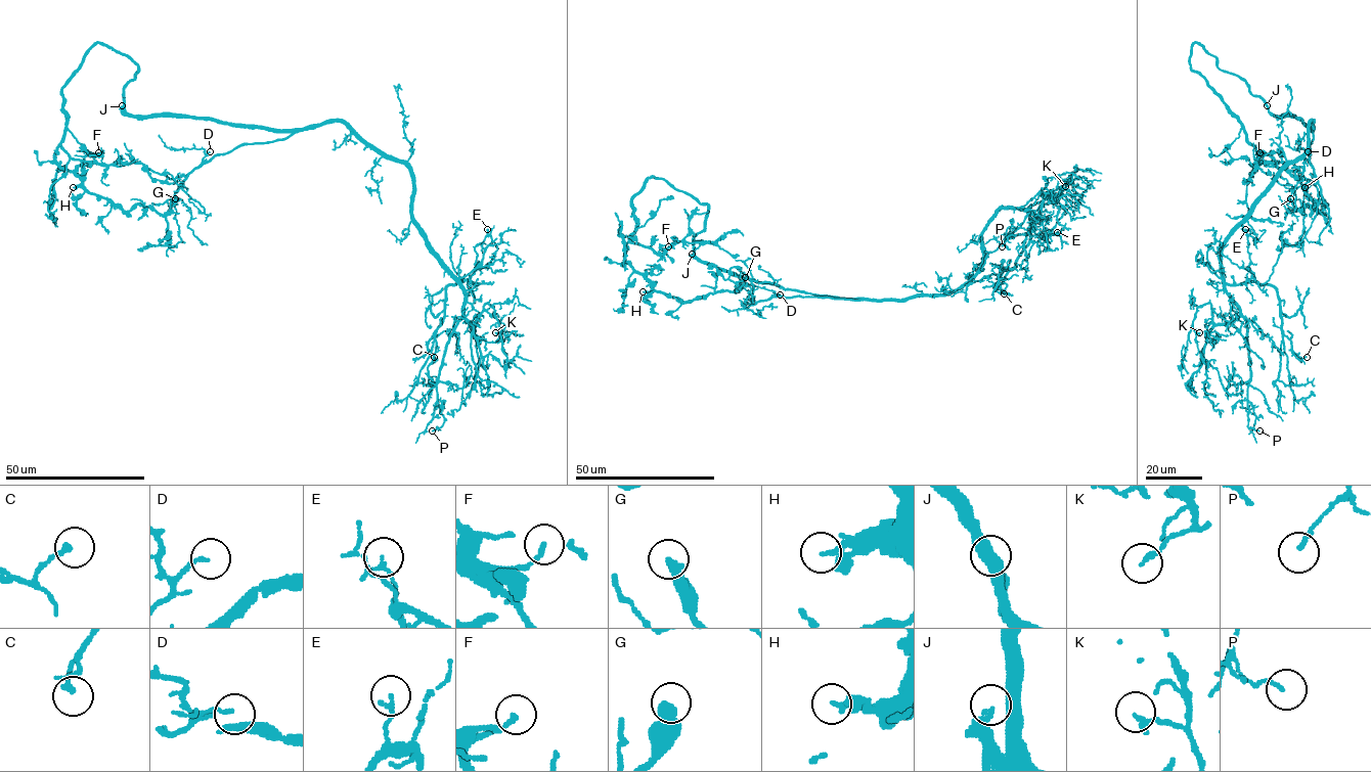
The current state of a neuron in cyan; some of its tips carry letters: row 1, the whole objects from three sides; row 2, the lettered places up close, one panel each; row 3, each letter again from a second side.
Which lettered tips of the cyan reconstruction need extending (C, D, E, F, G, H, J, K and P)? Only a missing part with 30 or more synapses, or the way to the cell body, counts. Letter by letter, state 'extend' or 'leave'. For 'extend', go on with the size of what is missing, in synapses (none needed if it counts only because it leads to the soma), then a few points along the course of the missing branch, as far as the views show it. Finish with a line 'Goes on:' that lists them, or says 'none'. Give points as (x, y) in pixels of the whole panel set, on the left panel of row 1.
C: leave
D: leave
E: leave
F: leave
G: leave
H: leave
J: extend | (122, 105), (97, 108), (76, 86), (76, 81), (85, 74)
K: leave
P: leave
Goes on: J

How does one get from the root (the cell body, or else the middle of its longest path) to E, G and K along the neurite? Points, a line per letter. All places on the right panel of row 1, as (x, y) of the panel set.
E: (1296, 118), (1311, 130), (1313, 121), (1309, 147), (1223, 245), (1222, 278), (1228, 284), (1254, 279), (1245, 229)
G: (1296, 118), (1274, 116), (1245, 81), (1193, 45), (1190, 67), (1315, 206), (1303, 214), (1290, 198)
K: (1296, 118), (1313, 121), (1309, 147), (1222, 247), (1239, 315), (1214, 323), (1205, 303), (1199, 332)

